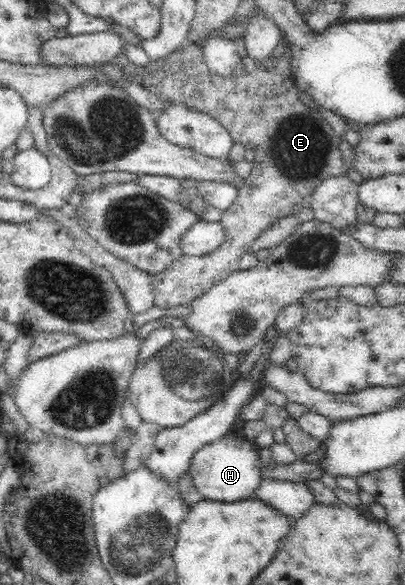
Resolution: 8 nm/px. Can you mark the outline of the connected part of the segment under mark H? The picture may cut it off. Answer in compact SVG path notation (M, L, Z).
M229 434L199 448L192 456L189 469L195 488L204 499L232 503L252 497L262 479L260 468L255 443Z

